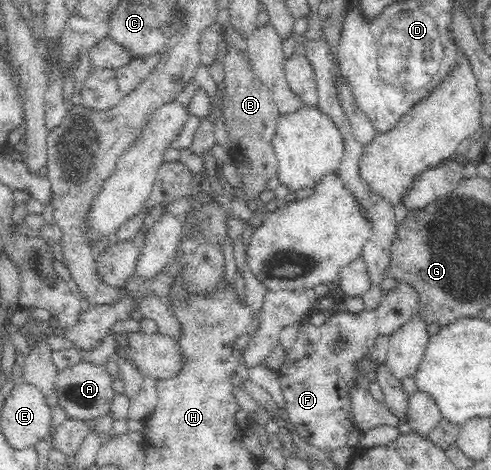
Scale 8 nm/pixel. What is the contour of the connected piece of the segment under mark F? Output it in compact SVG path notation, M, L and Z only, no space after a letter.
M397 281L397 284L384 292L380 303L373 310L363 310L357 314L340 311L323 317L312 317L298 324L295 342L287 348L284 363L277 369L277 379L280 383L291 424L306 443L315 446L328 454L329 452L346 446L349 429L349 414L351 411L348 390L349 379L355 379L355 362L367 361L367 350L379 334L391 334L399 328L409 317L420 310L419 293L417 287L407 281Z

